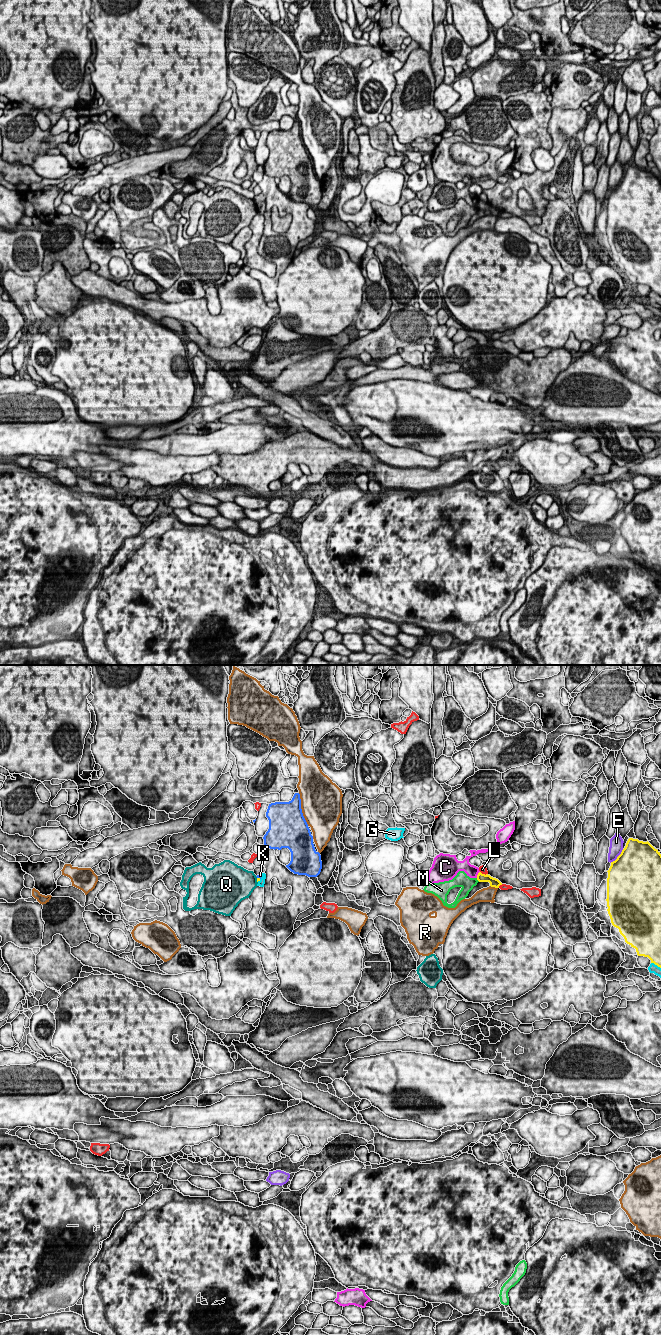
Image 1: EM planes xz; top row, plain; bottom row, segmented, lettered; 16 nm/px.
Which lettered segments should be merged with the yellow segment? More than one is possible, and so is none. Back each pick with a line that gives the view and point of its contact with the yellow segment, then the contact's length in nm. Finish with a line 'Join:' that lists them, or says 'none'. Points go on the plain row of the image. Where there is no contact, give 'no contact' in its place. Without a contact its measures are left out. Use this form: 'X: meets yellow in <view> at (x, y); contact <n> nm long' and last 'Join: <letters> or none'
Join: none

